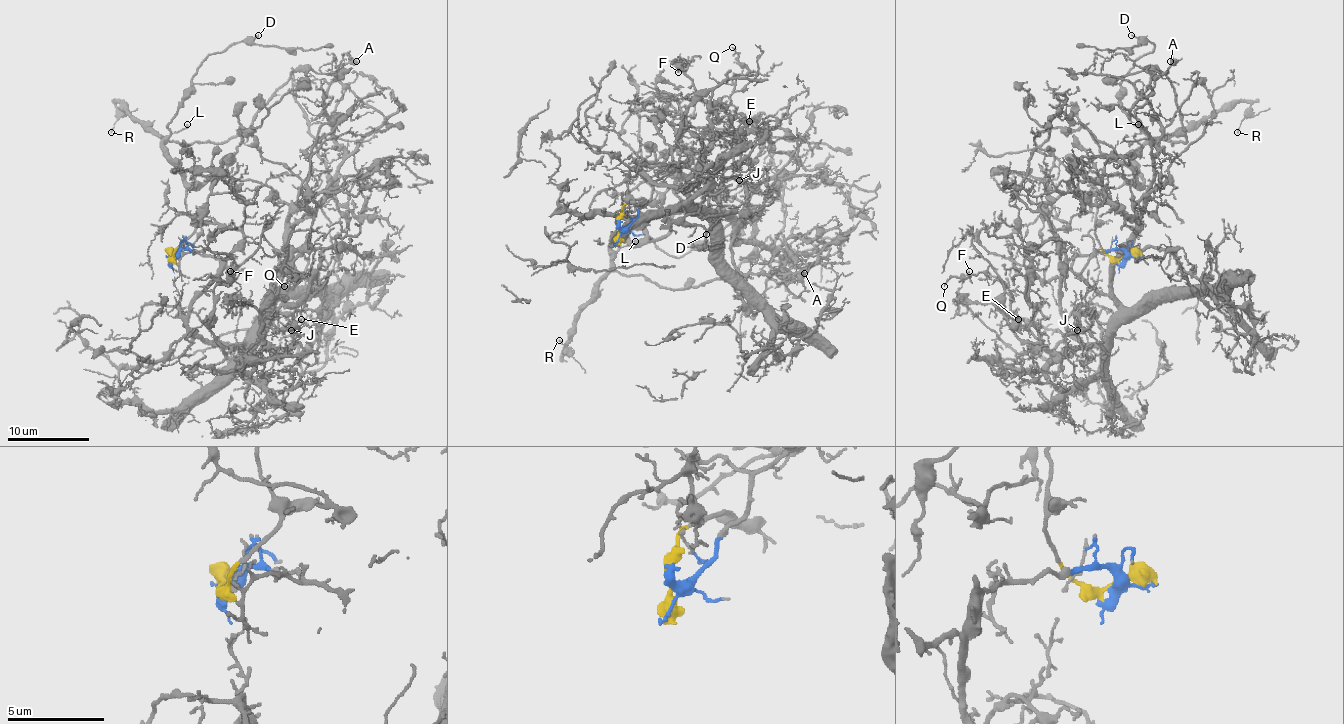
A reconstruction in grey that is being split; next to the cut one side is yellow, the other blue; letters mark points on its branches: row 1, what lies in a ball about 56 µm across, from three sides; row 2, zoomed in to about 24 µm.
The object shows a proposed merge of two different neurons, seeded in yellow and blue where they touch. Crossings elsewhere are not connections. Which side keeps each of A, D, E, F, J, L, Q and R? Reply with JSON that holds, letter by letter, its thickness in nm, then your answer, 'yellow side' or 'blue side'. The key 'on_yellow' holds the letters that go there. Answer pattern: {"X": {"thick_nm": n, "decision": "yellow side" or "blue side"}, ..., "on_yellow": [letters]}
{"A": {"thick_nm": 360, "decision": "yellow side"}, "D": {"thick_nm": 110, "decision": "yellow side"}, "E": {"thick_nm": 320, "decision": "blue side"}, "F": {"thick_nm": 130, "decision": "blue side"}, "J": {"thick_nm": 130, "decision": "blue side"}, "L": {"thick_nm": 110, "decision": "yellow side"}, "Q": {"thick_nm": 110, "decision": "blue side"}, "R": {"thick_nm": 120, "decision": "yellow side"}, "on_yellow": ["A", "D", "L", "R"]}

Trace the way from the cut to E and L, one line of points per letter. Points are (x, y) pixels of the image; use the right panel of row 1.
E: (1127, 258), (1067, 262), (1063, 323), (1084, 344), (1067, 354), (1018, 319)
L: (1127, 256), (1112, 258), (1096, 237), (1096, 196), (1108, 188), (1141, 182), (1133, 157), (1145, 141), (1137, 125)

